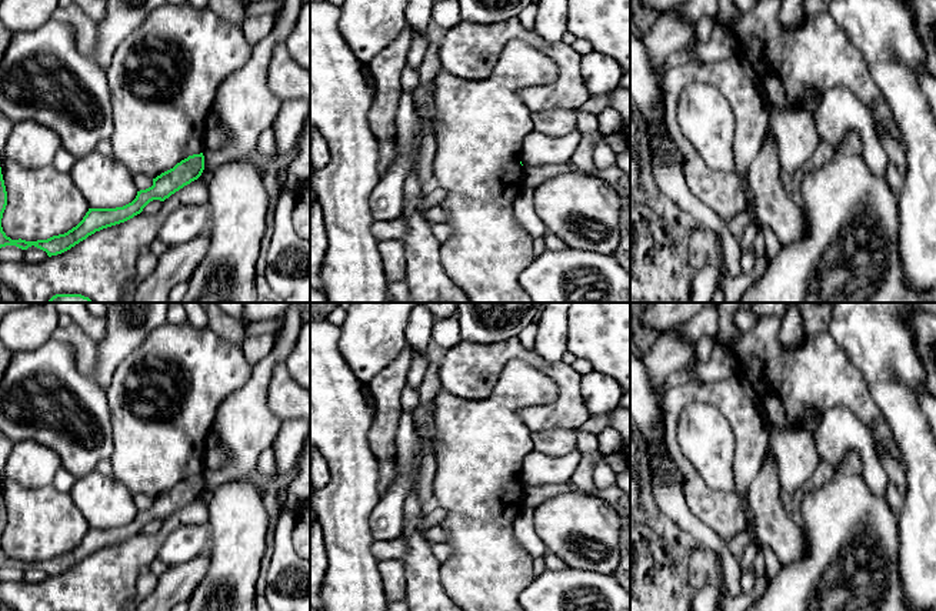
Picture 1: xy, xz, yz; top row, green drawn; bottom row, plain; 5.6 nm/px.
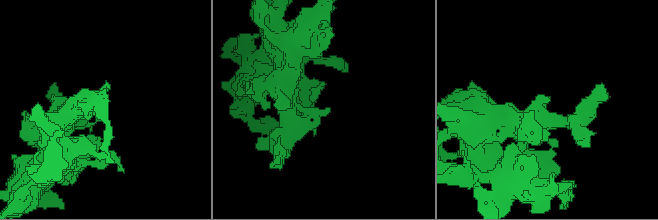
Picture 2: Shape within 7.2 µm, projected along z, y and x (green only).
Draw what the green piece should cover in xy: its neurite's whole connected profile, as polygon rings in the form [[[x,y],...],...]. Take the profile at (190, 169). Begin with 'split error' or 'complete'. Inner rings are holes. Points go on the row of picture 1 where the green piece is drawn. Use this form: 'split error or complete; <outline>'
complete; [[[203,153],[189,156],[177,163],[173,168],[153,178],[151,187],[137,191],[137,196],[131,203],[116,208],[89,208],[83,220],[67,233],[53,236],[47,240],[26,241],[21,238],[11,240],[3,231],[1,218],[7,206],[7,191],[0,167],[0,248],[6,246],[16,246],[21,250],[27,250],[29,247],[34,246],[46,251],[49,257],[61,254],[96,231],[133,218],[134,216],[140,214],[150,201],[164,201],[184,186],[197,180],[203,170]]]

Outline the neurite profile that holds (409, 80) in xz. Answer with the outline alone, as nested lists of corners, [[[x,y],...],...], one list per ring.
[[[406,66],[400,77],[400,86],[402,86],[402,90],[413,96],[416,87],[419,86],[417,69]]]

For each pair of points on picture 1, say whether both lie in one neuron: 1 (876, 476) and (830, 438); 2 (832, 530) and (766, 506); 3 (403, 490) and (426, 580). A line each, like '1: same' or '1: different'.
1: same
2: different
3: different

